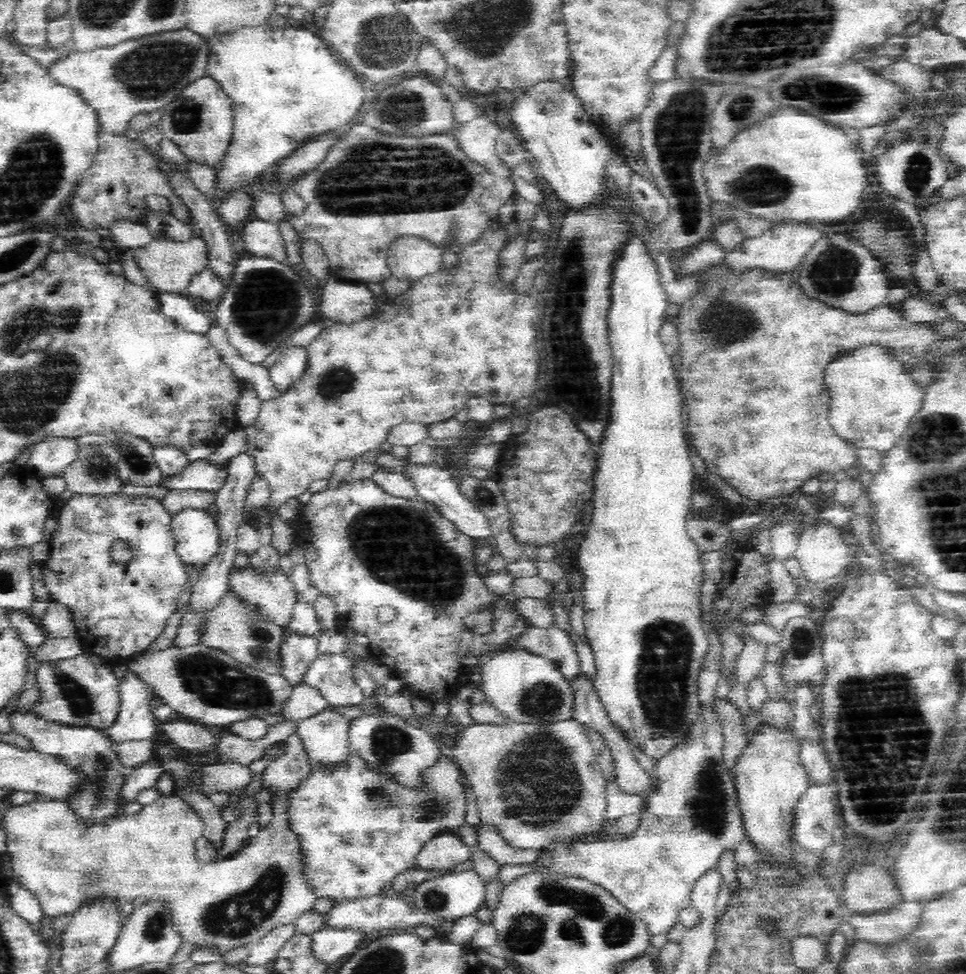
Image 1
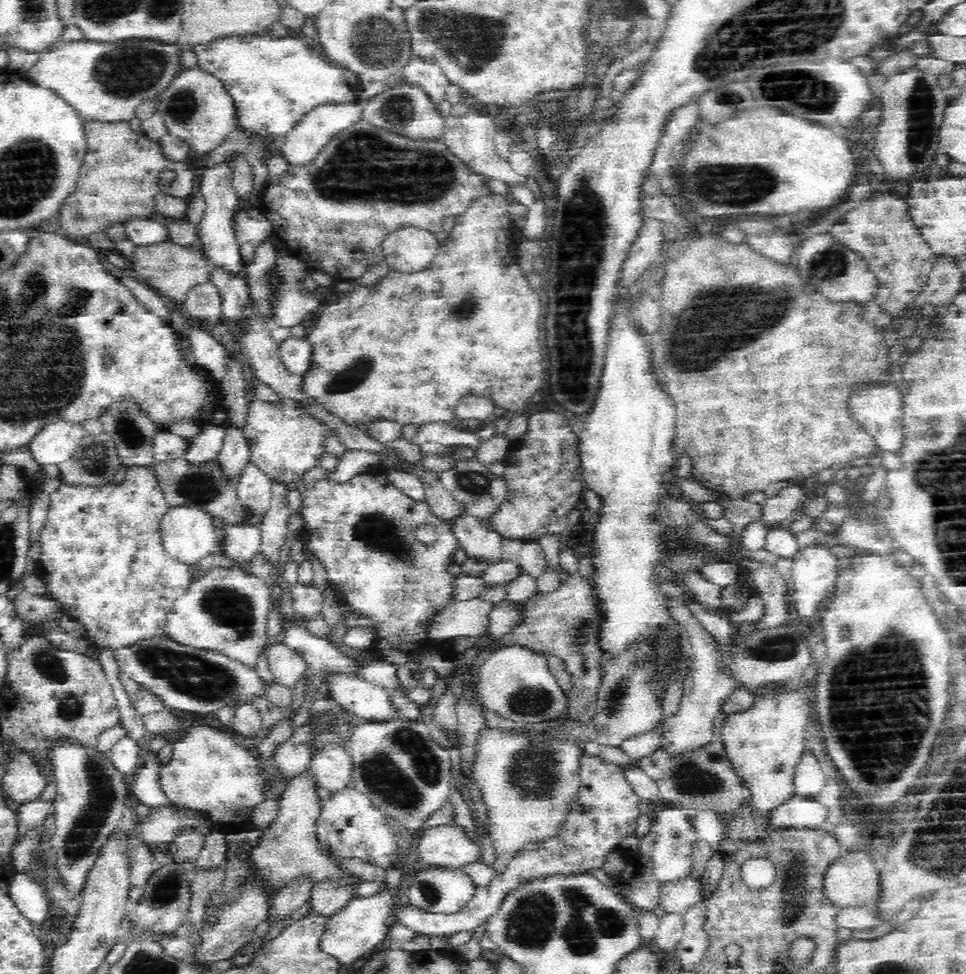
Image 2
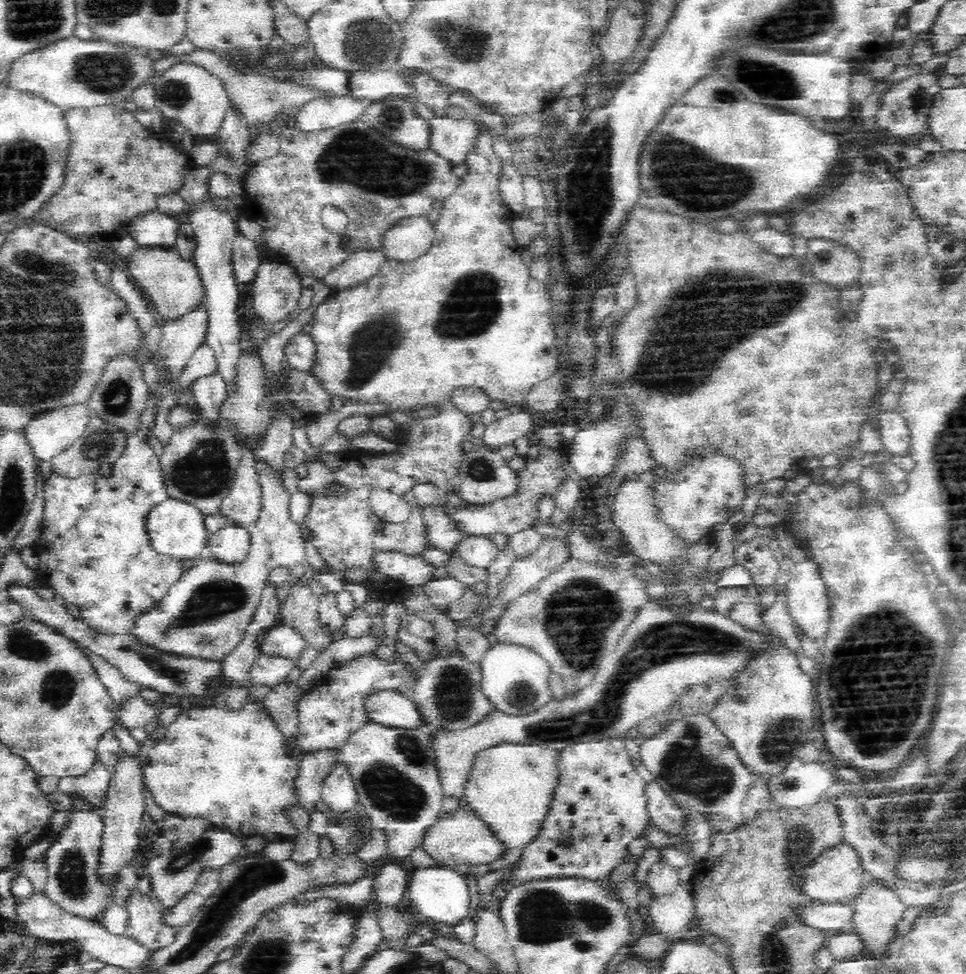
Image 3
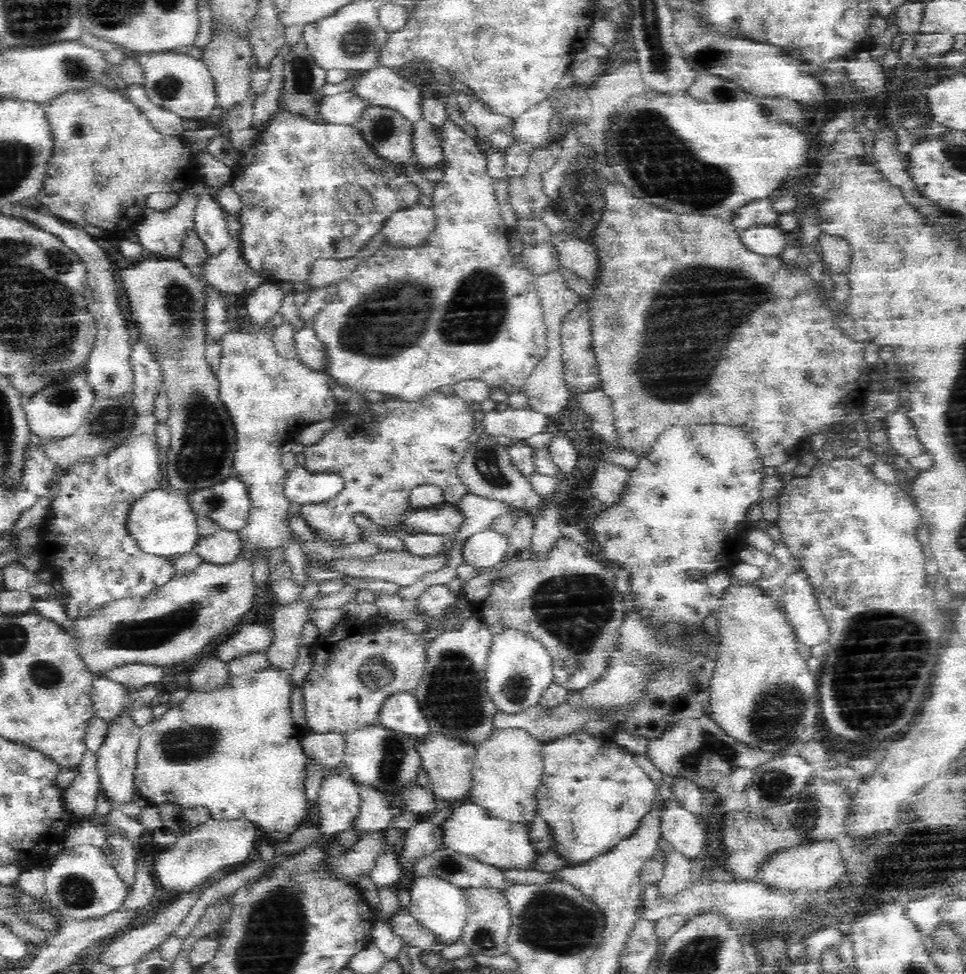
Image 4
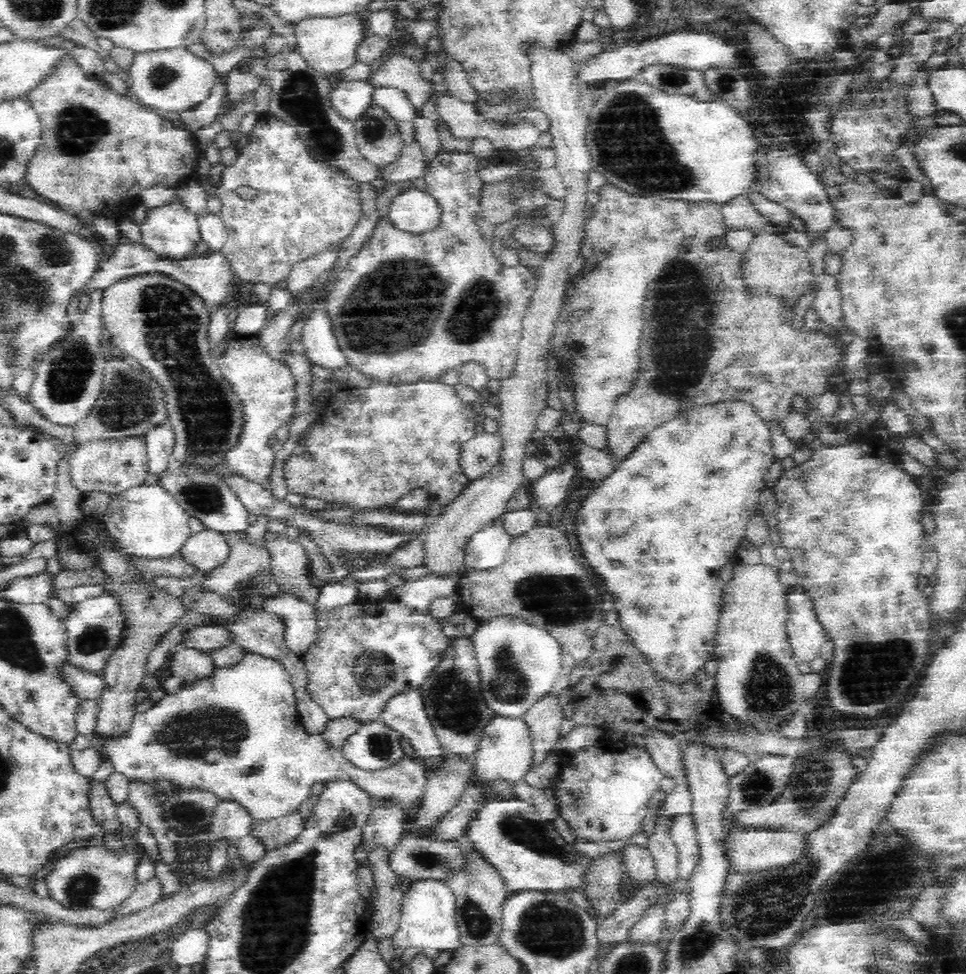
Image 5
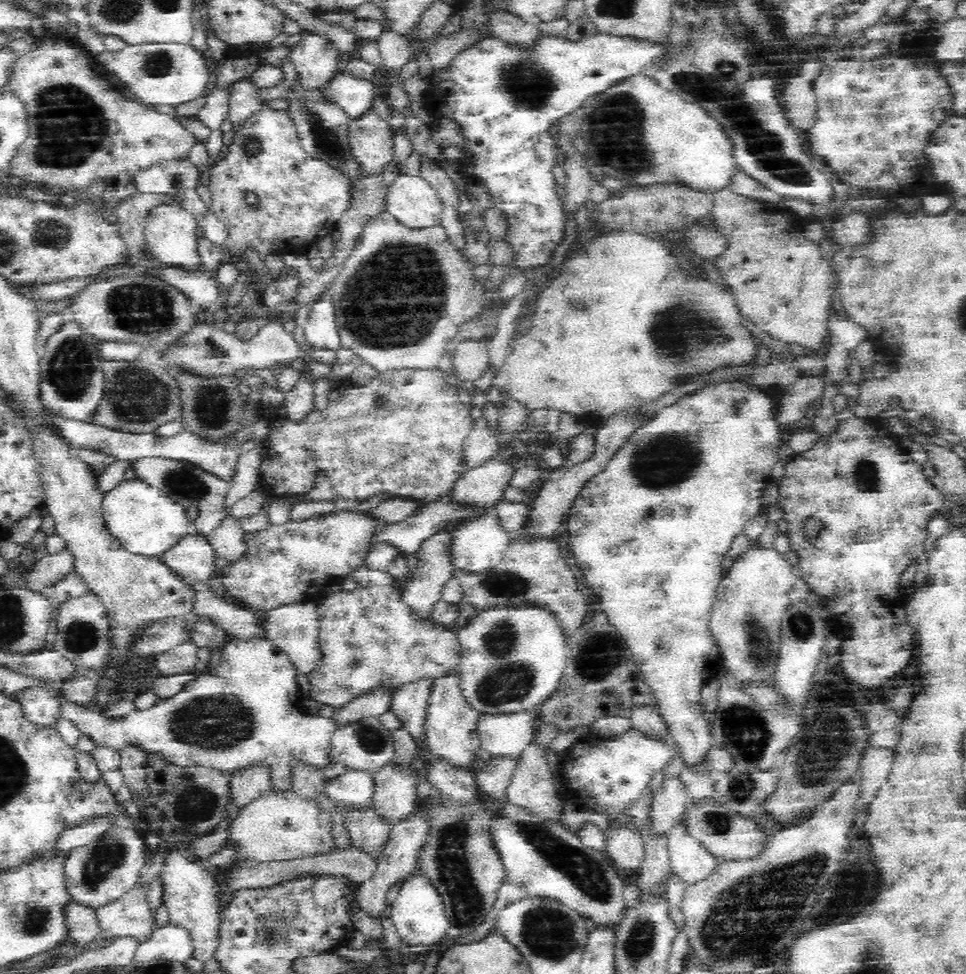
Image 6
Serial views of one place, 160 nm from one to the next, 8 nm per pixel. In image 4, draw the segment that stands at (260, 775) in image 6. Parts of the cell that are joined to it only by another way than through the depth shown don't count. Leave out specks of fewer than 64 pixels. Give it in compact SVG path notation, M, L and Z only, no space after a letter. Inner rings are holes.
M212 819L202 823L200 828L192 829L176 842L176 848L170 846L168 852L156 855L156 874L168 890L193 890L200 888L205 881L219 876L228 866L236 862L247 862L254 849L256 838L265 836L258 825L246 819Z

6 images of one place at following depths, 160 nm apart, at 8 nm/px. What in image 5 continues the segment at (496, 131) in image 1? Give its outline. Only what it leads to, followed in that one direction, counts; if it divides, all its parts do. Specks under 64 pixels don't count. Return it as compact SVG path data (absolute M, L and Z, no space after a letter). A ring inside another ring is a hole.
M411 123L400 124L400 132L402 133L405 146L400 152L400 156L380 168L378 179L384 183L396 184L396 182L406 182L408 180L418 180L423 178L427 166L424 161L424 155L416 143L416 131Z

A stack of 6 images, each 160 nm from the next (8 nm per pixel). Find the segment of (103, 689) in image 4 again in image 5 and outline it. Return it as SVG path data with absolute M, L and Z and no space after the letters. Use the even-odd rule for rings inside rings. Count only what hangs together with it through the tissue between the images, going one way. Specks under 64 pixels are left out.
M68 663L60 666L58 677L73 688L75 695L79 699L96 698L99 700L104 684L100 675Z

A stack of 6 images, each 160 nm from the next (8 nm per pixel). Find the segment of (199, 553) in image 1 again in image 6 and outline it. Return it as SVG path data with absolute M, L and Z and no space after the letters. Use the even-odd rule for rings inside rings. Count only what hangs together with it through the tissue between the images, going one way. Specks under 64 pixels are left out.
M138 479L122 480L118 486L108 490L101 502L101 509L108 532L121 542L122 548L145 557L160 558L183 536L195 533L184 505Z

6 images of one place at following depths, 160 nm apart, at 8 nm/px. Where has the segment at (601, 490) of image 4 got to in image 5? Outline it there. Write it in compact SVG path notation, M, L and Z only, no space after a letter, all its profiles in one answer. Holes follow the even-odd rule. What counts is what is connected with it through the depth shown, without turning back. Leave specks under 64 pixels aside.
M583 443L577 453L580 470L577 471L578 478L588 478L598 484L607 474L613 471L616 463L608 456L608 451Z

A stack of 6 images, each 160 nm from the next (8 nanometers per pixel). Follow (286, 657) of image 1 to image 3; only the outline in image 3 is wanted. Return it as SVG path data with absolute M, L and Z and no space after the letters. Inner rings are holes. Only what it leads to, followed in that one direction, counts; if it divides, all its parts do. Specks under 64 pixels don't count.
M259 654L250 666L248 683L252 691L259 686L276 686L288 676L295 667L295 661L280 656Z

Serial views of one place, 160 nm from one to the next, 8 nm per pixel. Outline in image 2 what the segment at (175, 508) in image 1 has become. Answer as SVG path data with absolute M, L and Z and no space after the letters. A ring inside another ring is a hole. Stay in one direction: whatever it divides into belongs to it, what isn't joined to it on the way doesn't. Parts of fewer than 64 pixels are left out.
M184 454L163 461L155 461L154 470L169 507L199 508L230 525L244 522L246 518L250 518L250 514L238 500L237 482L224 474L223 466L220 465L217 457L203 463L196 463L190 461Z

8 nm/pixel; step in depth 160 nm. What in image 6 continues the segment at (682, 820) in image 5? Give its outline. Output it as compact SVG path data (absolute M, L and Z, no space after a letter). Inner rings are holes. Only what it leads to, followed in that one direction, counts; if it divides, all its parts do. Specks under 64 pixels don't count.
M682 820L669 830L667 847L670 870L686 885L707 880L720 864L718 857L688 836Z

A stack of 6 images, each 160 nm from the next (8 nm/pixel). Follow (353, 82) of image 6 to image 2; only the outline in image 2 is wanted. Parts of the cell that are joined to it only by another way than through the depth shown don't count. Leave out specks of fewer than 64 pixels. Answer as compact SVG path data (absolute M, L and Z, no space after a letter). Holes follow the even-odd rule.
M356 100L356 102L345 103L324 103L309 110L309 113L300 122L286 132L284 140L284 146L282 146L282 153L290 167L292 166L304 166L309 164L318 155L318 152L336 136L340 134L342 130L346 130L350 126L357 124L363 114L362 100Z

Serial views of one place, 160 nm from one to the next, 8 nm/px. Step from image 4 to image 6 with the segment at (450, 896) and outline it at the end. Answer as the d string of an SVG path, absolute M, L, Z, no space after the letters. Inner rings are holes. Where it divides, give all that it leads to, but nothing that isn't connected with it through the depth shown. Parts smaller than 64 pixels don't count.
M418 872L400 883L400 892L390 905L390 916L401 939L408 945L432 946L445 938L449 927L449 918L445 913L443 900L436 887L426 876Z

